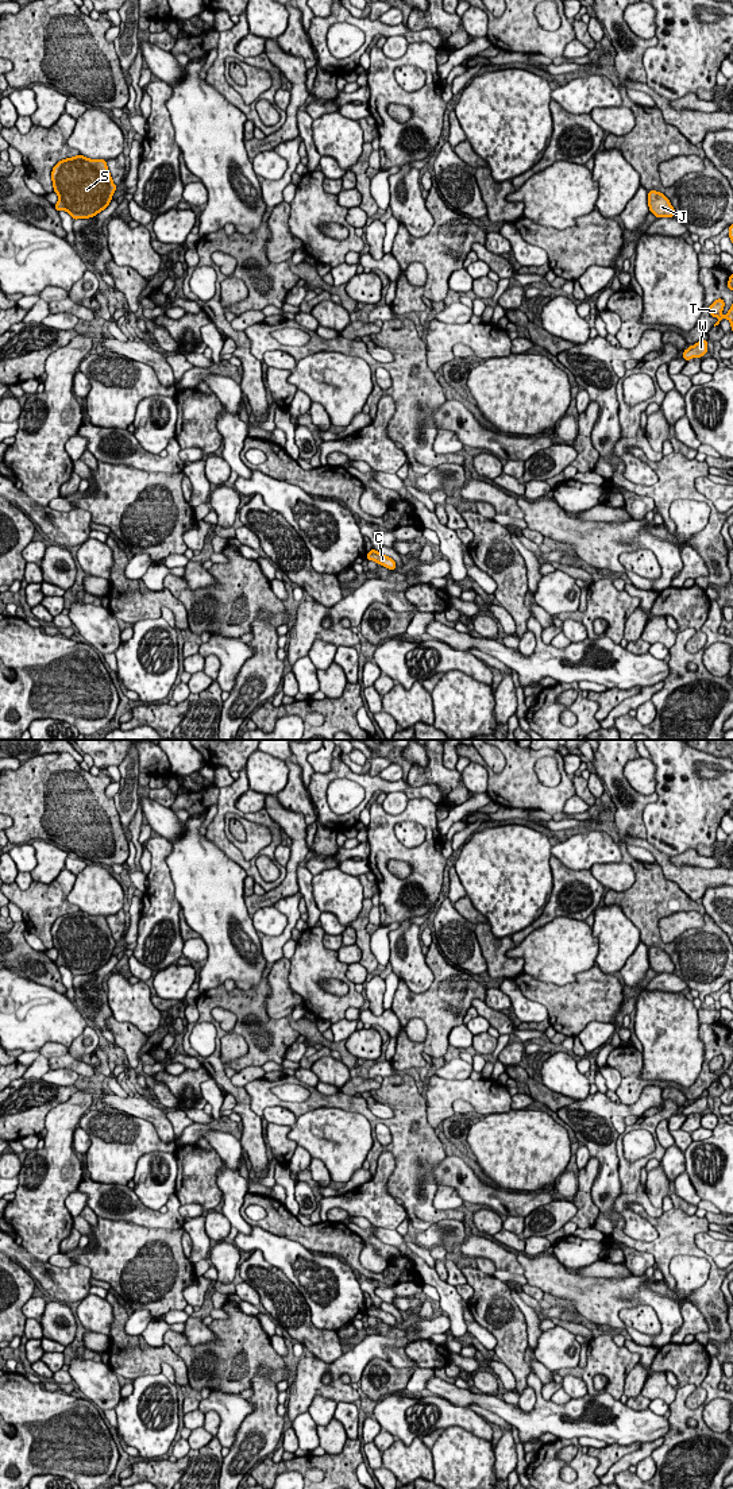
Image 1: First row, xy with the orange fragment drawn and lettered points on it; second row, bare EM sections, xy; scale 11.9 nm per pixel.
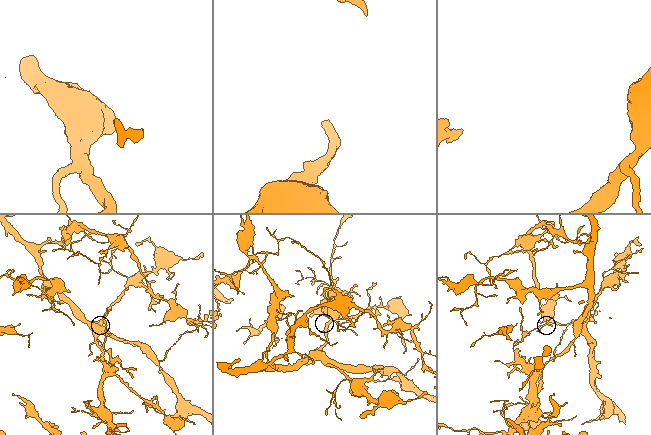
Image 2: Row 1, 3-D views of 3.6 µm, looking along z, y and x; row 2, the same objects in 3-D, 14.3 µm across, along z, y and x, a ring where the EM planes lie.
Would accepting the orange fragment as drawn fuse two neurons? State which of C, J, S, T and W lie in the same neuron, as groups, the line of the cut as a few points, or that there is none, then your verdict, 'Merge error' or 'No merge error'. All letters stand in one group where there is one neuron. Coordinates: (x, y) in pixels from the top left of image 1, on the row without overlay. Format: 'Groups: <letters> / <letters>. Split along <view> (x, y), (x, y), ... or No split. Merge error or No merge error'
Groups: C J S T W. No split. No merge error

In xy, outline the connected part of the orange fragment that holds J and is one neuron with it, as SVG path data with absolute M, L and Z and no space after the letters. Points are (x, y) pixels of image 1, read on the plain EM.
M651 946L648 949L648 963L656 973L674 973L675 965L670 956L660 948Z

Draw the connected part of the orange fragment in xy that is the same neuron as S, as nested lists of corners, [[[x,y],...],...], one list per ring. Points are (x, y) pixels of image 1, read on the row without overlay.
[[[77,911],[59,917],[51,927],[54,948],[58,950],[58,958],[54,964],[66,967],[74,976],[89,975],[104,967],[116,946],[107,918],[104,915],[89,915]]]

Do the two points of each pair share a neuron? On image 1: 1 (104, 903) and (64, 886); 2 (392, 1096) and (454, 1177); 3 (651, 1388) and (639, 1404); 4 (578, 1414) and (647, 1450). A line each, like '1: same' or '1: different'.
1: different
2: different
3: different
4: different

